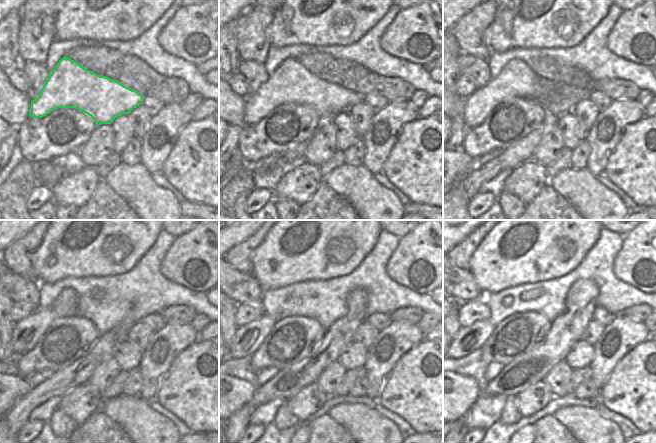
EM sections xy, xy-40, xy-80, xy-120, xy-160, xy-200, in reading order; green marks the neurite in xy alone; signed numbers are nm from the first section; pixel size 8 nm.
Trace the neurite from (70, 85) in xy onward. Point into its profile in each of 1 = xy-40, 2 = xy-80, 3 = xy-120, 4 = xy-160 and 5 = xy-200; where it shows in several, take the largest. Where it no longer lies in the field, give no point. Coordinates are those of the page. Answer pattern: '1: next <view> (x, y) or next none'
1: next xy-40 (291, 83)
2: next xy-80 (516, 80)
3: next xy-120 (26, 333)
4: next xy-160 (247, 338)
5: next xy-200 (467, 340)

